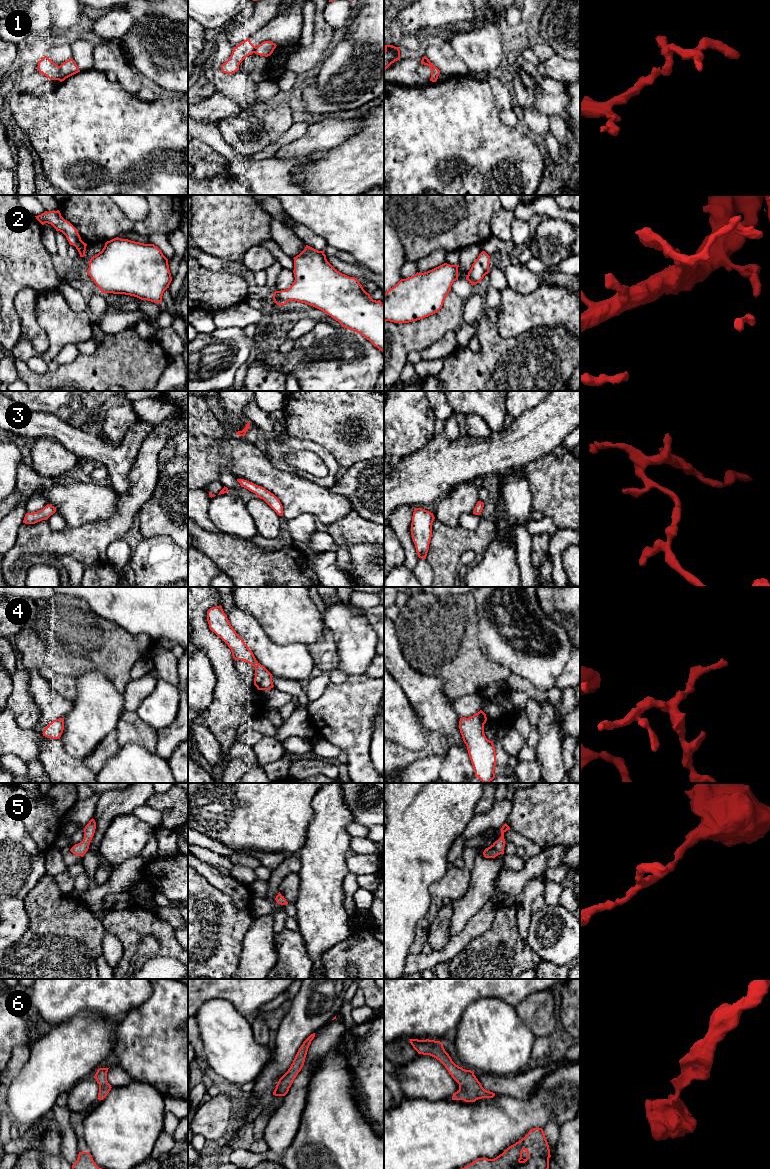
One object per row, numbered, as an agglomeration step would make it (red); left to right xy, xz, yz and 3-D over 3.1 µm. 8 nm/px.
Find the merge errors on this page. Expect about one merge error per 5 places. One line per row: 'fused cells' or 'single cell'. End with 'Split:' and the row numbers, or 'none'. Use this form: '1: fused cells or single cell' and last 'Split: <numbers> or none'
1: fused cells
2: single cell
3: single cell
4: single cell
5: single cell
6: single cell
Split: 1

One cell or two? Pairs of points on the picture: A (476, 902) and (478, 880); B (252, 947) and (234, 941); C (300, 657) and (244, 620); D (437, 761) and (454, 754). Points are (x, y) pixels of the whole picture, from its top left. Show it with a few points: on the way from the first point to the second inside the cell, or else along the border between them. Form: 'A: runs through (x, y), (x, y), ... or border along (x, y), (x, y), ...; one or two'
A: runs through (476, 897), (478, 885); one
B: border along (253, 923), (243, 939), (243, 949), (238, 967); two
C: runs through (285, 657), (278, 657), (256, 635); one
D: border along (445, 757), (439, 772); two

